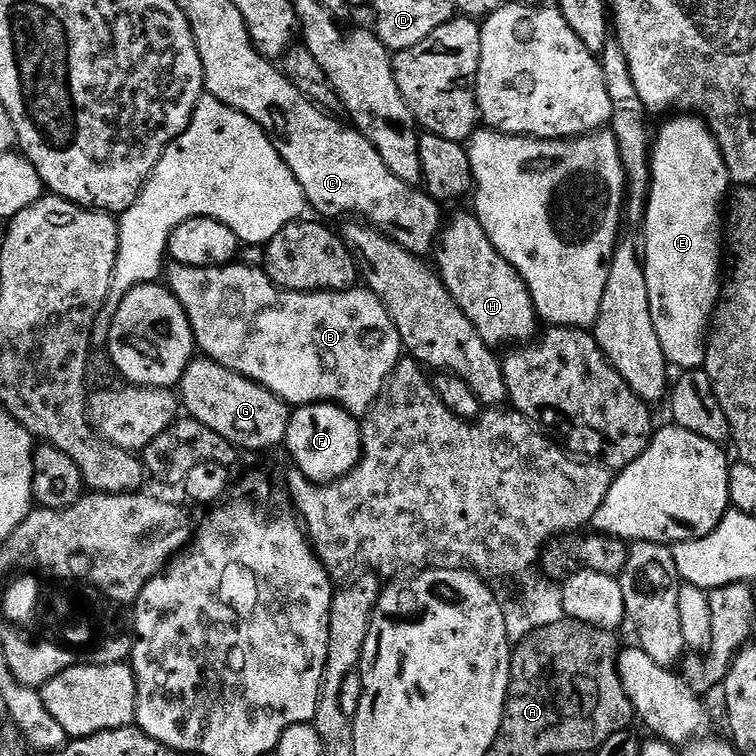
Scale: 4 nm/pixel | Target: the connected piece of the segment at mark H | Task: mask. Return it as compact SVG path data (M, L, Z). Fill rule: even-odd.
M456 212L447 217L440 230L440 239L436 241L435 256L435 271L454 302L458 302L462 314L470 318L470 326L478 330L482 342L490 346L523 346L537 335L536 307L526 282L518 270L498 254L475 214Z

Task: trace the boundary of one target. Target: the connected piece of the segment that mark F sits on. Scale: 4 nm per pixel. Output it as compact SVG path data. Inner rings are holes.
M306 404L297 407L288 417L288 433L284 439L288 452L292 455L295 471L301 472L313 484L330 484L341 480L360 461L360 420L341 408L339 404Z

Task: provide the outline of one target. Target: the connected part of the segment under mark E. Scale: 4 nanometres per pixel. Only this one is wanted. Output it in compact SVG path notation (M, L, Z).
M676 114L665 120L668 121L650 144L652 188L642 221L642 259L646 290L650 290L650 318L654 318L658 342L662 342L662 350L673 369L703 369L706 337L722 287L722 209L730 192L728 167L705 121L691 114Z

